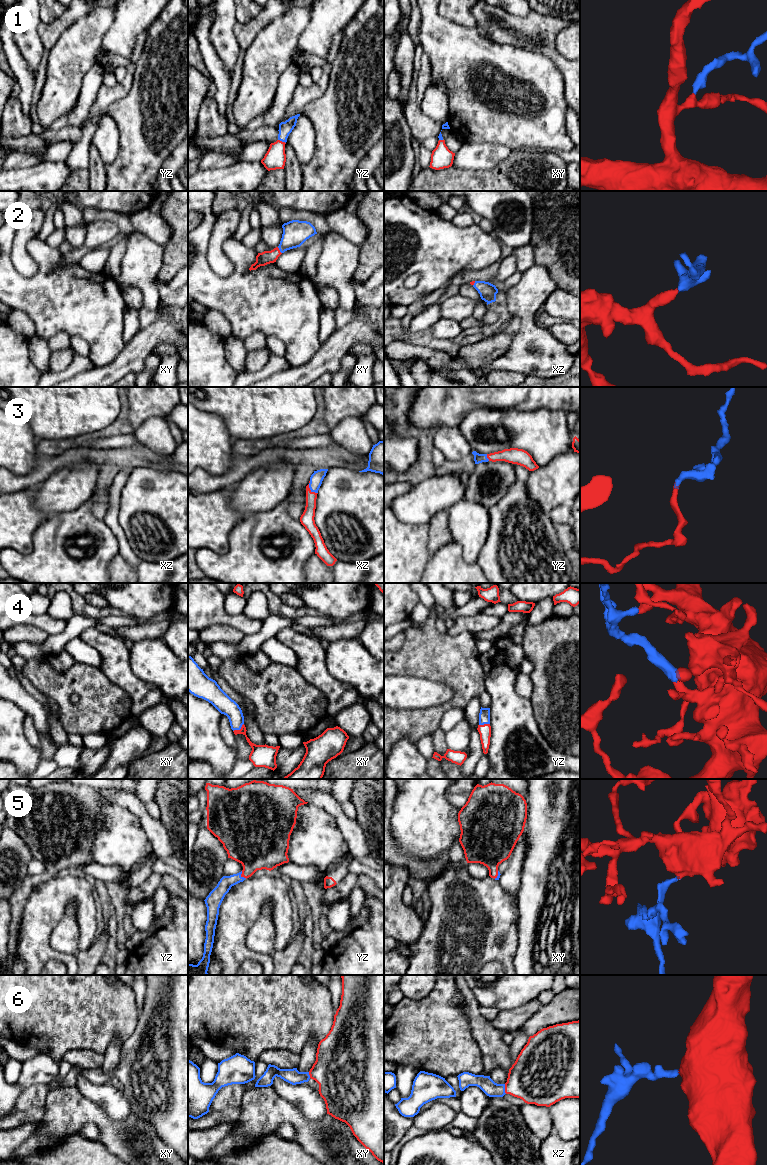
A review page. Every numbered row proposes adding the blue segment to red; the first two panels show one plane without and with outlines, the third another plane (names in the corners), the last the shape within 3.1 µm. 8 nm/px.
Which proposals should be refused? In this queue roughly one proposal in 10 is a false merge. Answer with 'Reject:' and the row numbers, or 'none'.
Reject: none

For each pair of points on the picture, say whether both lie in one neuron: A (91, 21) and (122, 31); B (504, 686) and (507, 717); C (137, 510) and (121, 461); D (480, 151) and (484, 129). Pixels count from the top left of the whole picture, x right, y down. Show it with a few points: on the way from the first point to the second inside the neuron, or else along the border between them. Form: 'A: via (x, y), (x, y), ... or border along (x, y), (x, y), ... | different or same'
A: border along (115, 10), (113, 22), (99, 48) | different
B: via (504, 694), (507, 700), (507, 709) | same
C: border along (132, 468), (149, 467), (155, 470) | different
D: border along (463, 143), (497, 143), (505, 146) | different

